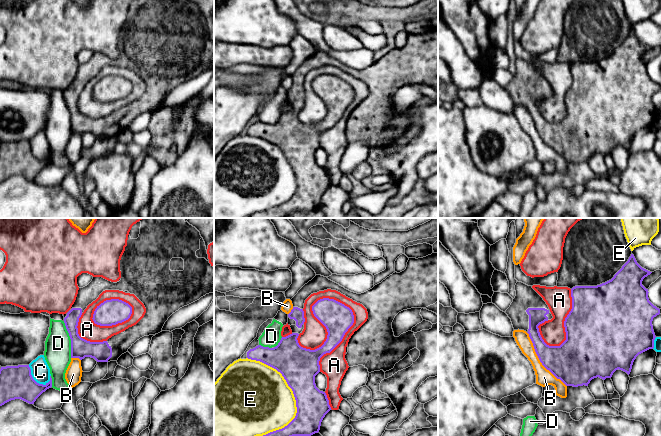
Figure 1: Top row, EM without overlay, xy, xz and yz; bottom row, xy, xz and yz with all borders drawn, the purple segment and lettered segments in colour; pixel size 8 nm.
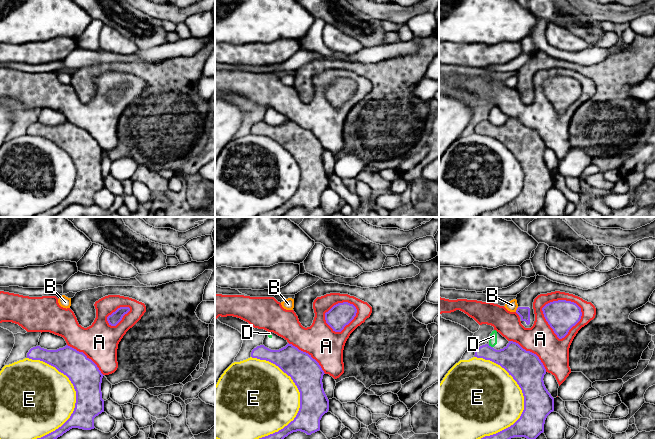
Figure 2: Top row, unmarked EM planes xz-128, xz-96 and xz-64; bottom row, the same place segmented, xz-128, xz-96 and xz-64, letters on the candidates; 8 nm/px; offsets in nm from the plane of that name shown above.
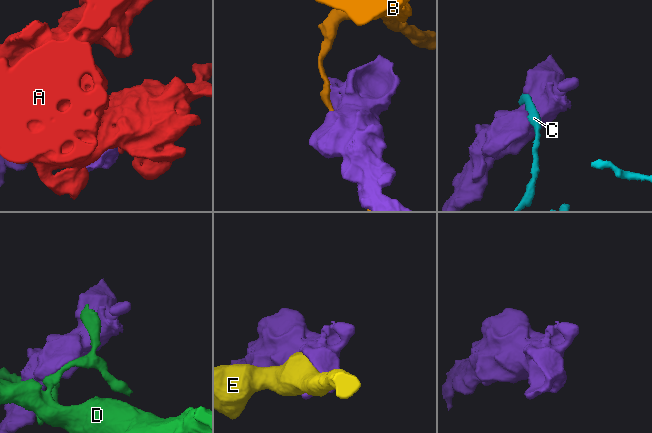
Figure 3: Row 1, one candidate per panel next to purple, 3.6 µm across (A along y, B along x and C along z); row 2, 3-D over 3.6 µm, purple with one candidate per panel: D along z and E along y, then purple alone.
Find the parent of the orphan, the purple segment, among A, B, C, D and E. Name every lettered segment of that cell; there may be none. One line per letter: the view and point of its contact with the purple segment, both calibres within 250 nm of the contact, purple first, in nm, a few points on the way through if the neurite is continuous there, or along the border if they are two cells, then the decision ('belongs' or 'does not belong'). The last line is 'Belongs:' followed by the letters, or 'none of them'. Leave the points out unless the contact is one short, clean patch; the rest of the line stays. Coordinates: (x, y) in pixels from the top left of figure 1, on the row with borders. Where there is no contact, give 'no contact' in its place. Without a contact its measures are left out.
A: meets purple in xz at (347, 330); 240 nm thick on the purple side, 180 nm on the other; does not belong
B: meets purple in yz at (539, 359); 320 nm thick on the purple side, 140 nm on the other; does not belong
C: meets purple in xy at (34, 380); 280 nm thick on the purple side, 160 nm on the other; does not belong
D: meets purple in xy at (70, 338); 160 nm thick on the purple side, 220 nm on the other; does not belong
E: meets purple in xz at (293, 393); 300 nm thick on the purple side, 480 nm on the other; does not belong
Belongs: none of them

